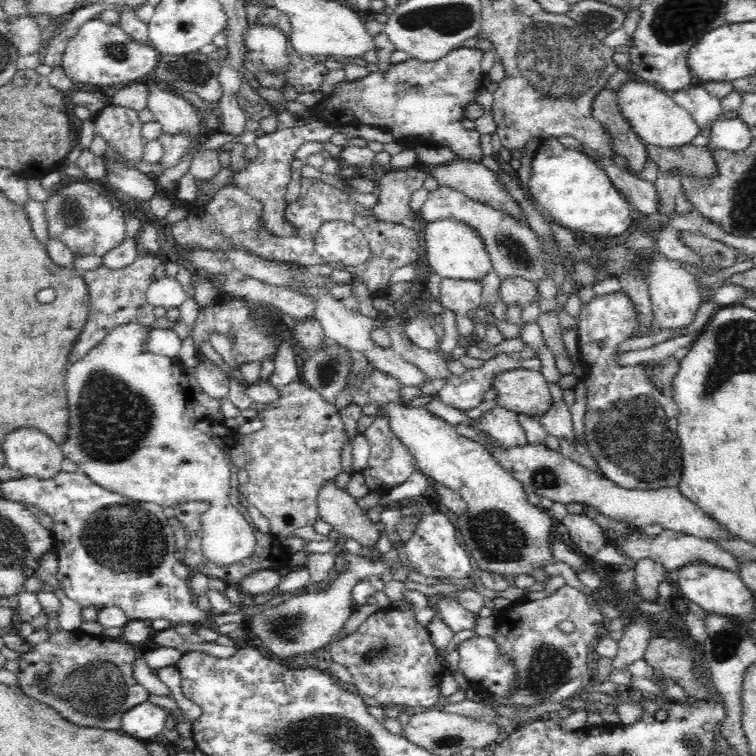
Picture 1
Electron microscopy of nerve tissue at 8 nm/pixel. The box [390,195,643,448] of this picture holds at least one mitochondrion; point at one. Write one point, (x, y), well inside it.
(515, 252)

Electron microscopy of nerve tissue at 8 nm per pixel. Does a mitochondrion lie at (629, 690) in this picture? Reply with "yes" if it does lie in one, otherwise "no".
no

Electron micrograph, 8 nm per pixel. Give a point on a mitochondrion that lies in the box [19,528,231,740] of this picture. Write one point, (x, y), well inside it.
(97, 688)

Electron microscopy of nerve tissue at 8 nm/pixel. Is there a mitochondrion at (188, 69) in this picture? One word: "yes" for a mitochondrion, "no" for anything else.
yes

